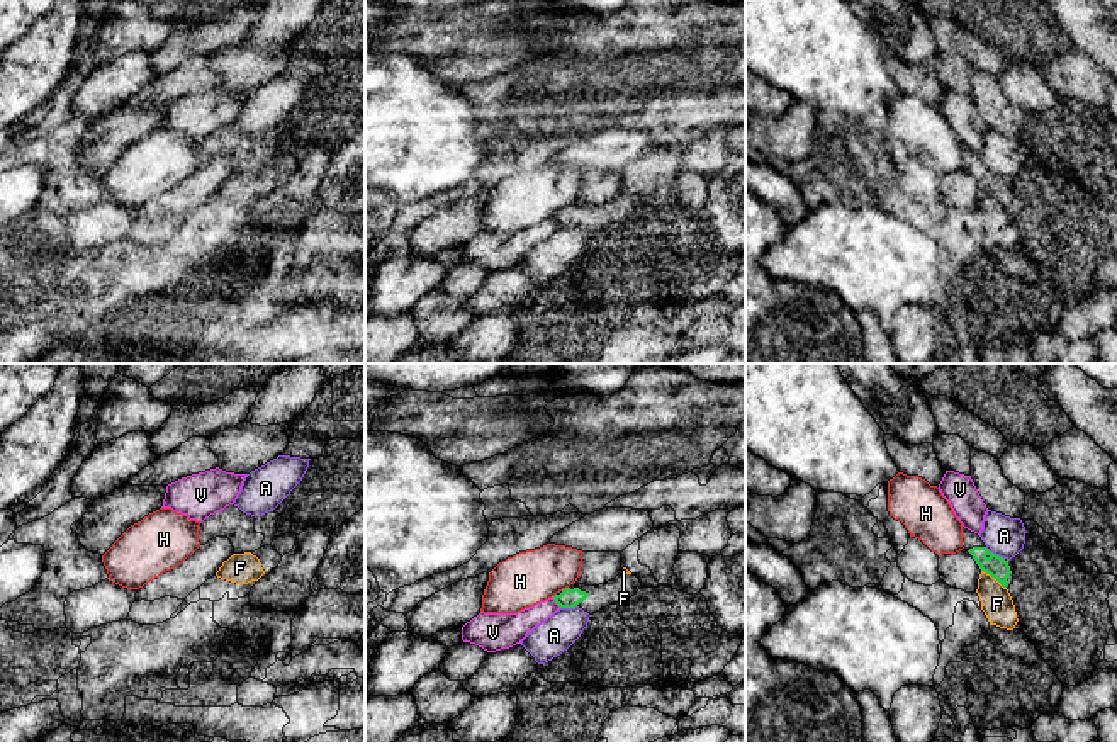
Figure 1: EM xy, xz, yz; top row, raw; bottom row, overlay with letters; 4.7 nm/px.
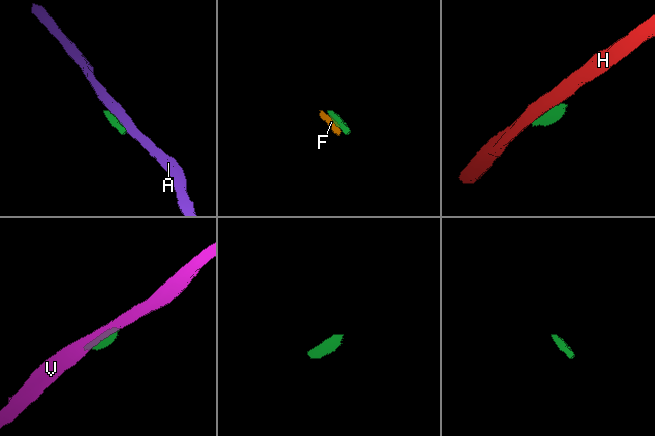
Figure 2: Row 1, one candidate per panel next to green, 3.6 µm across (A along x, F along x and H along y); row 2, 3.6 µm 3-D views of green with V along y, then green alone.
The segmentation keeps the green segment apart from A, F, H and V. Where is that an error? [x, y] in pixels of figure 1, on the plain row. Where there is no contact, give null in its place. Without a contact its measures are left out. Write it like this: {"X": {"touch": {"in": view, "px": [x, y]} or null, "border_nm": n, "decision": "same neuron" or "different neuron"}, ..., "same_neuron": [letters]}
{"A": {"touch": {"in": "yz", "px": [995, 174]}, "border_nm": 110, "decision": "different neuron"}, "F": {"touch": {"in": "yz", "px": [993, 196]}, "border_nm": 150, "decision": "different neuron"}, "H": {"touch": {"in": "xz", "px": [566, 208]}, "border_nm": 40, "decision": "different neuron"}, "V": {"touch": {"in": "xz", "px": [555, 221]}, "border_nm": 70, "decision": "different neuron"}, "same_neuron": []}

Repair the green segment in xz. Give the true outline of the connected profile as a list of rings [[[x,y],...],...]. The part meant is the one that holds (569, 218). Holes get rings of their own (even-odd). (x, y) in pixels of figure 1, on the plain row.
[[[620,192],[615,199],[599,206],[574,202],[552,217],[560,228],[579,226],[592,234],[609,224],[631,217],[640,207],[642,202],[637,195]]]

